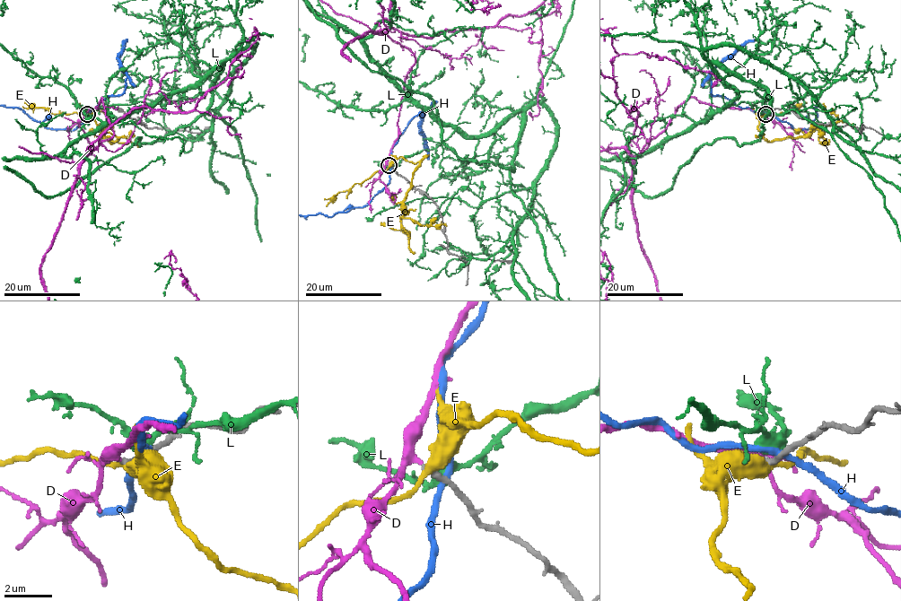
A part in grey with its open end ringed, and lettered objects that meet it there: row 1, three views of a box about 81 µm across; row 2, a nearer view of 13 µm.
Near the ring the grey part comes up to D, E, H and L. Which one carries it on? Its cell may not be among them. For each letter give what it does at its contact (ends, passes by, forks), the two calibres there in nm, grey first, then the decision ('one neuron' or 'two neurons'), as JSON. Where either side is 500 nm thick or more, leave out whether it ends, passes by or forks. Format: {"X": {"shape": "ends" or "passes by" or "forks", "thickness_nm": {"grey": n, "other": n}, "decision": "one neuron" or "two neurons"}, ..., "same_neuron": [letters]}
{"D": {"shape": "passes by", "thickness_nm": {"grey": 280, "other": 280}, "decision": "one neuron"}, "E": {"shape": "passes by", "thickness_nm": {"grey": 280, "other": 400}, "decision": "two neurons"}, "H": {"shape": "passes by", "thickness_nm": {"grey": 320, "other": 240}, "decision": "two neurons"}, "L": {"shape": "passes by", "thickness_nm": {"grey": 340, "other": 460}, "decision": "two neurons"}, "same_neuron": ["D"]}

